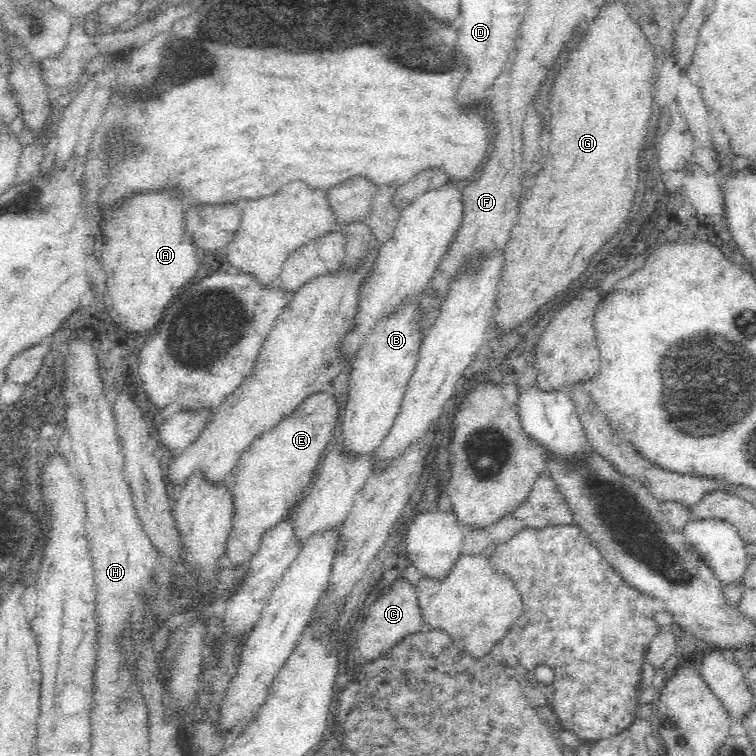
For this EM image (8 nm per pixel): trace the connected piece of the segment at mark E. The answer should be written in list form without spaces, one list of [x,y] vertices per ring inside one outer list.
[[[328,389],[311,394],[290,416],[258,434],[242,452],[226,476],[229,486],[232,486],[235,514],[223,550],[225,564],[245,565],[251,561],[260,550],[266,530],[292,512],[292,506],[298,502],[296,498],[300,498],[304,488],[310,484],[322,450],[331,440],[338,409],[335,397]]]

